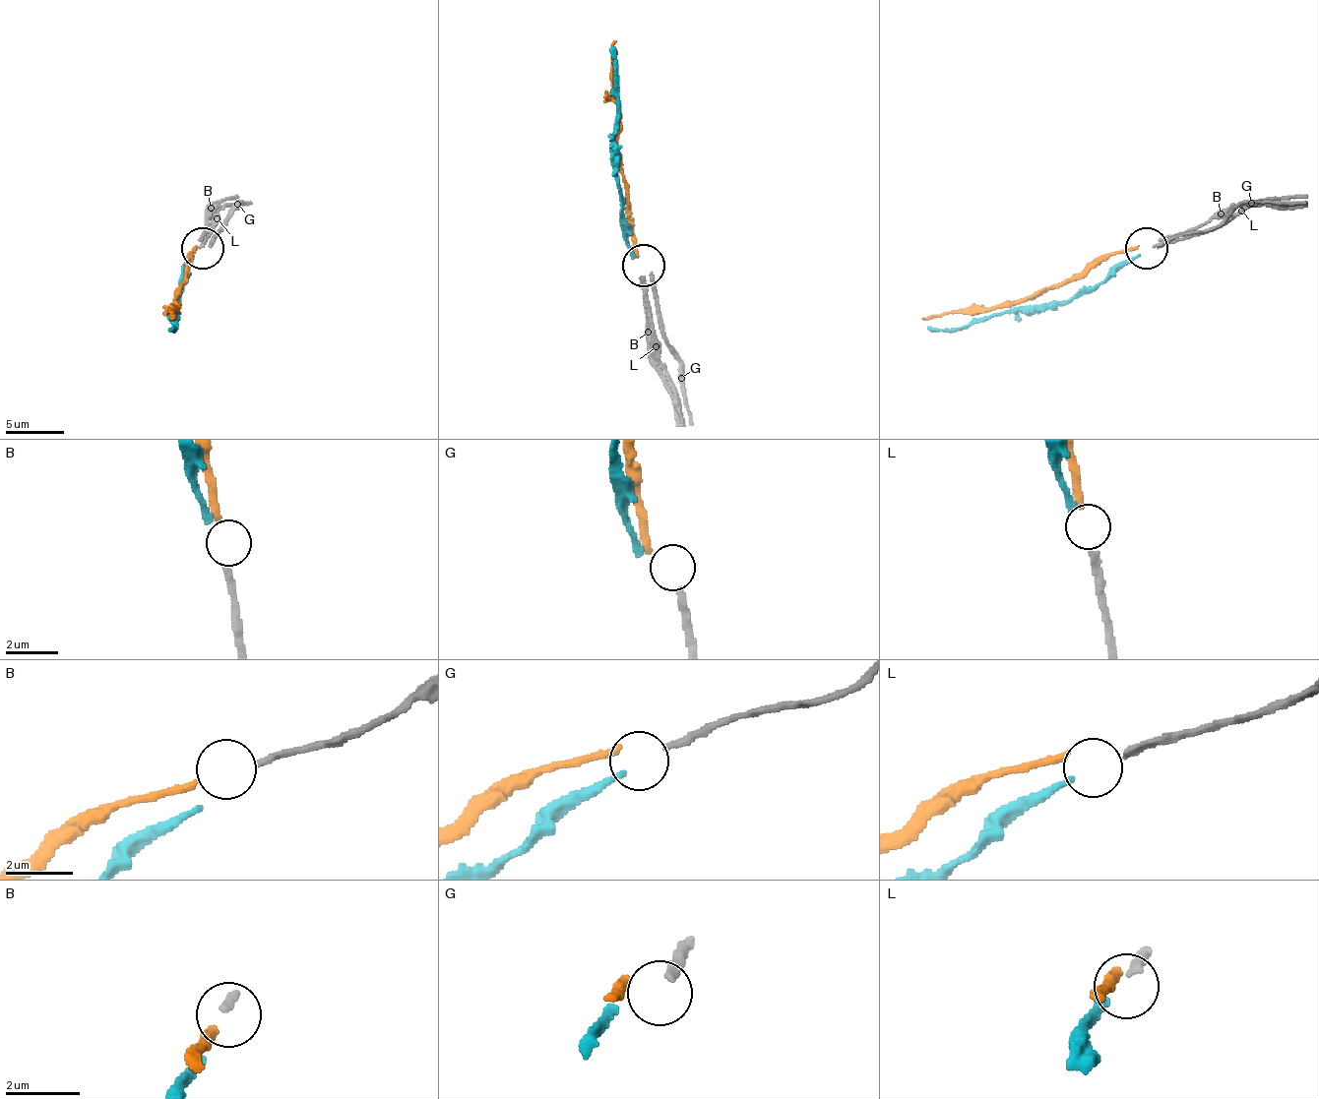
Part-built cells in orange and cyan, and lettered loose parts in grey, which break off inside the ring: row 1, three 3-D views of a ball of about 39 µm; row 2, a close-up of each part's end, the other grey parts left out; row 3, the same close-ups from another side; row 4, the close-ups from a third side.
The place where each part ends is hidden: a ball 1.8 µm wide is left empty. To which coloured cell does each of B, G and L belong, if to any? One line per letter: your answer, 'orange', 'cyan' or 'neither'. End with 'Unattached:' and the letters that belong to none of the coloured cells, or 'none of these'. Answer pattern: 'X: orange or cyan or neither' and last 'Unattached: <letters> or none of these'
B: orange
G: neither
L: cyan
Unattached: G

